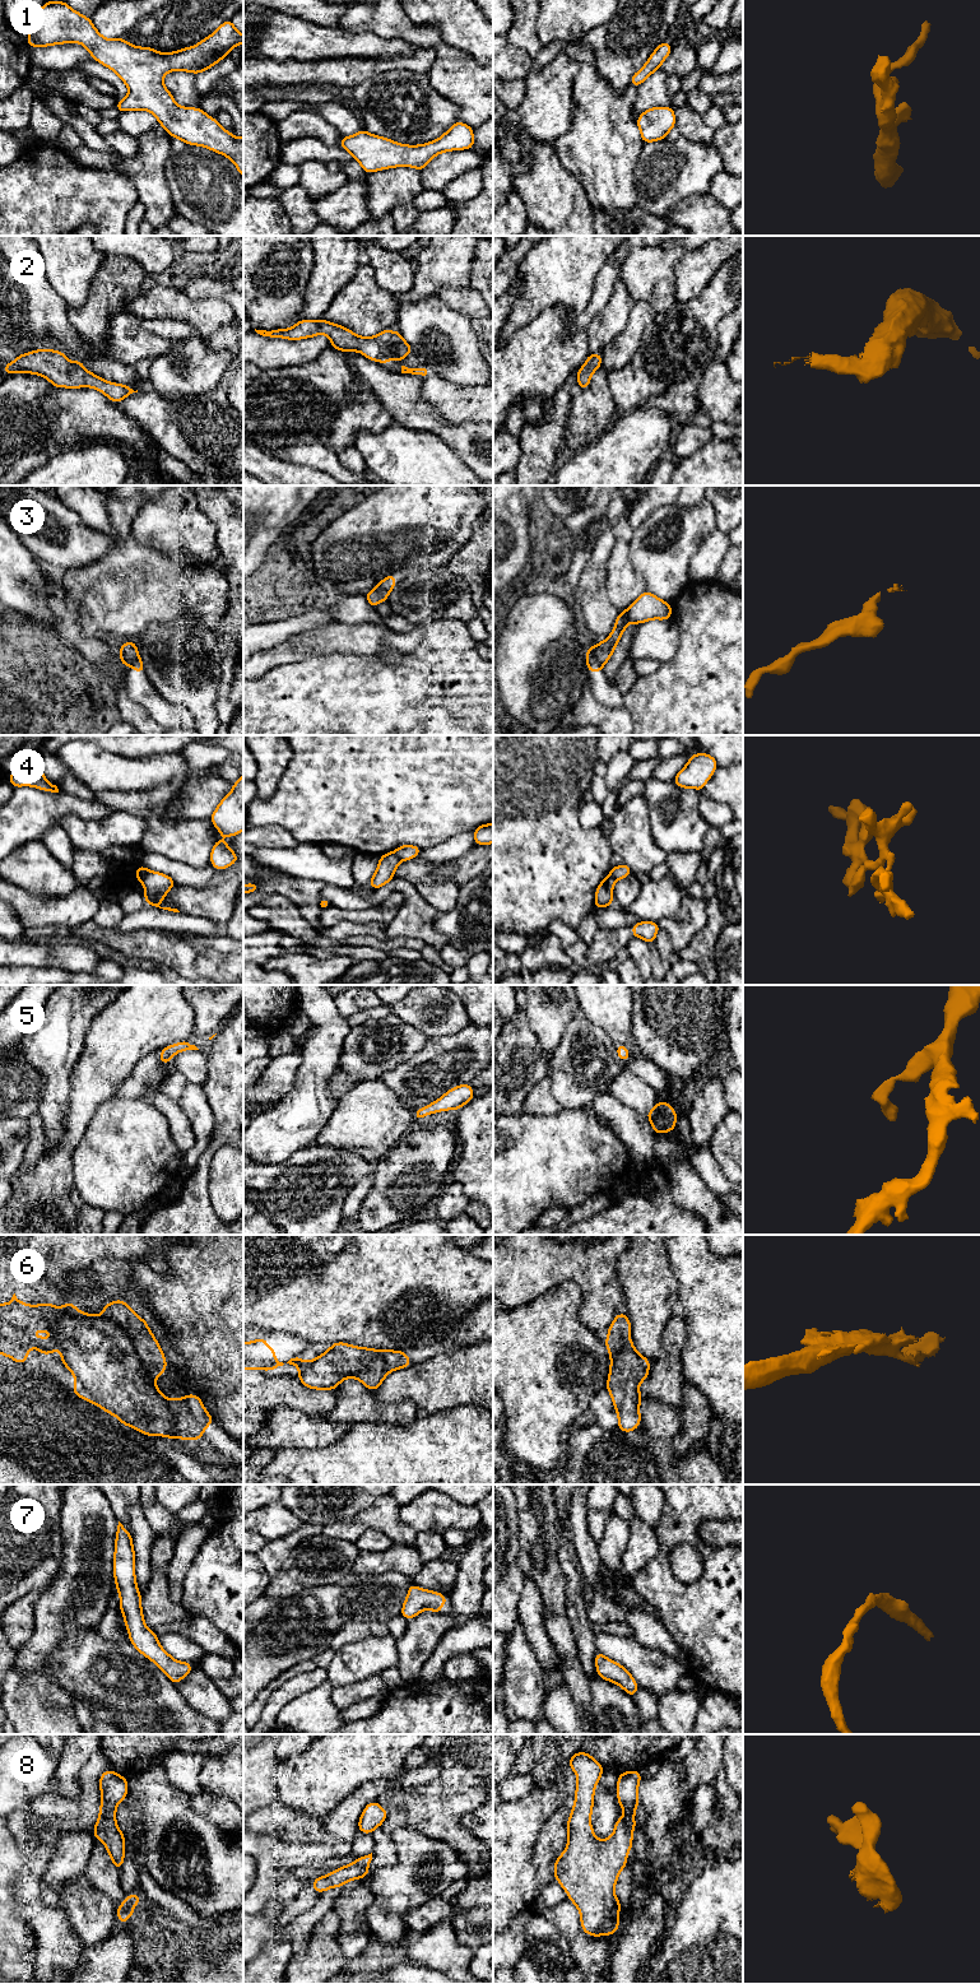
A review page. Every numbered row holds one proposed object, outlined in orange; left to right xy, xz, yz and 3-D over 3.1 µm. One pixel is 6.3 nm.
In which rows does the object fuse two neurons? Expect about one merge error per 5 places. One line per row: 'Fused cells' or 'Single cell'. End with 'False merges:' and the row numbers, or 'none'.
1: Single cell
2: Single cell
3: Fused cells
4: Fused cells
5: Single cell
6: Single cell
7: Single cell
8: Single cell
False merges: 3, 4

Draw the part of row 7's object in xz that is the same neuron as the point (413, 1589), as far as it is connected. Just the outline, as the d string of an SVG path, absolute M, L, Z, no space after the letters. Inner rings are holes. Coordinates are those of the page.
M412 1584L404 1600L400 1614L407 1620L418 1616L423 1609L441 1613L442 1606L449 1600L438 1592L426 1590Z

